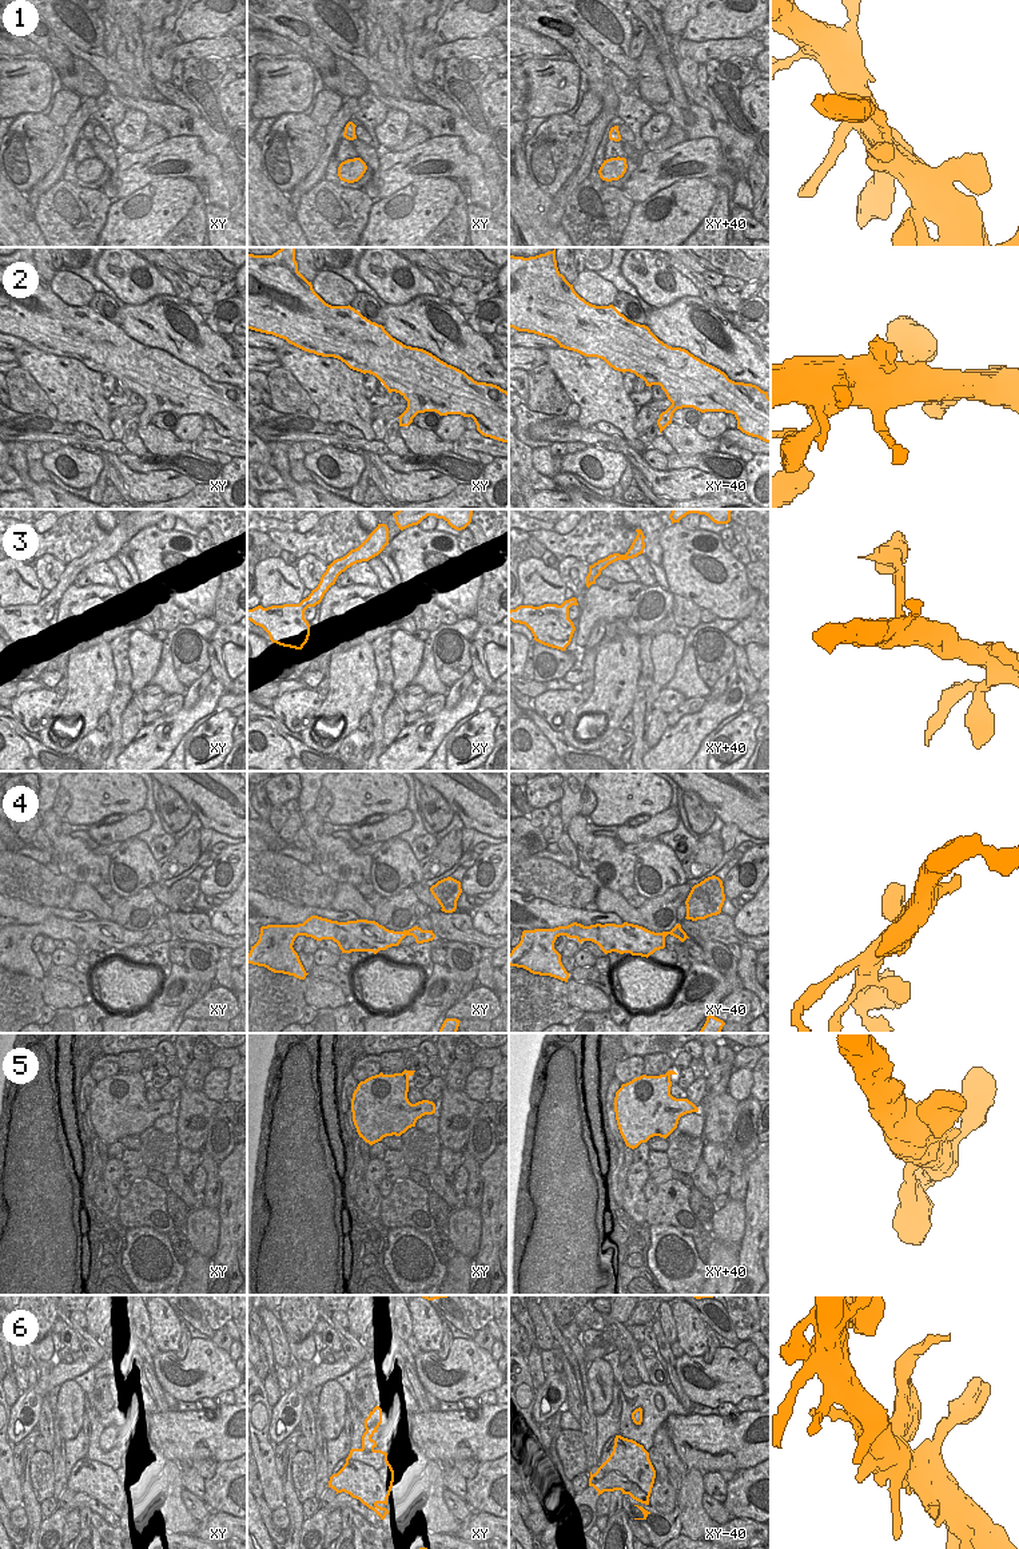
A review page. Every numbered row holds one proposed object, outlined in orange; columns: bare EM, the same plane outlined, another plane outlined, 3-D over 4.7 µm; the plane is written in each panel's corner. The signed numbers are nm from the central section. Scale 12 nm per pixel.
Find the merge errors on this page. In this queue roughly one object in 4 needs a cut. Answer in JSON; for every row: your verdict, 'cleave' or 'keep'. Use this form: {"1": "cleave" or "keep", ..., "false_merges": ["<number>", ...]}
{"1": "keep", "2": "keep", "3": "keep", "4": "keep", "5": "keep", "6": "keep", "false_merges": []}

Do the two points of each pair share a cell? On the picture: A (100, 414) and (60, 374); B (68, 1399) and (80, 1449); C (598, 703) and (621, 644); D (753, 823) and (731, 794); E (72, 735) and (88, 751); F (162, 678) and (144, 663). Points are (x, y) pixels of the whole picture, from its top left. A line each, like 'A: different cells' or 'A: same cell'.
A: same cell
B: different cells
C: same cell
D: same cell
E: different cells
F: different cells

